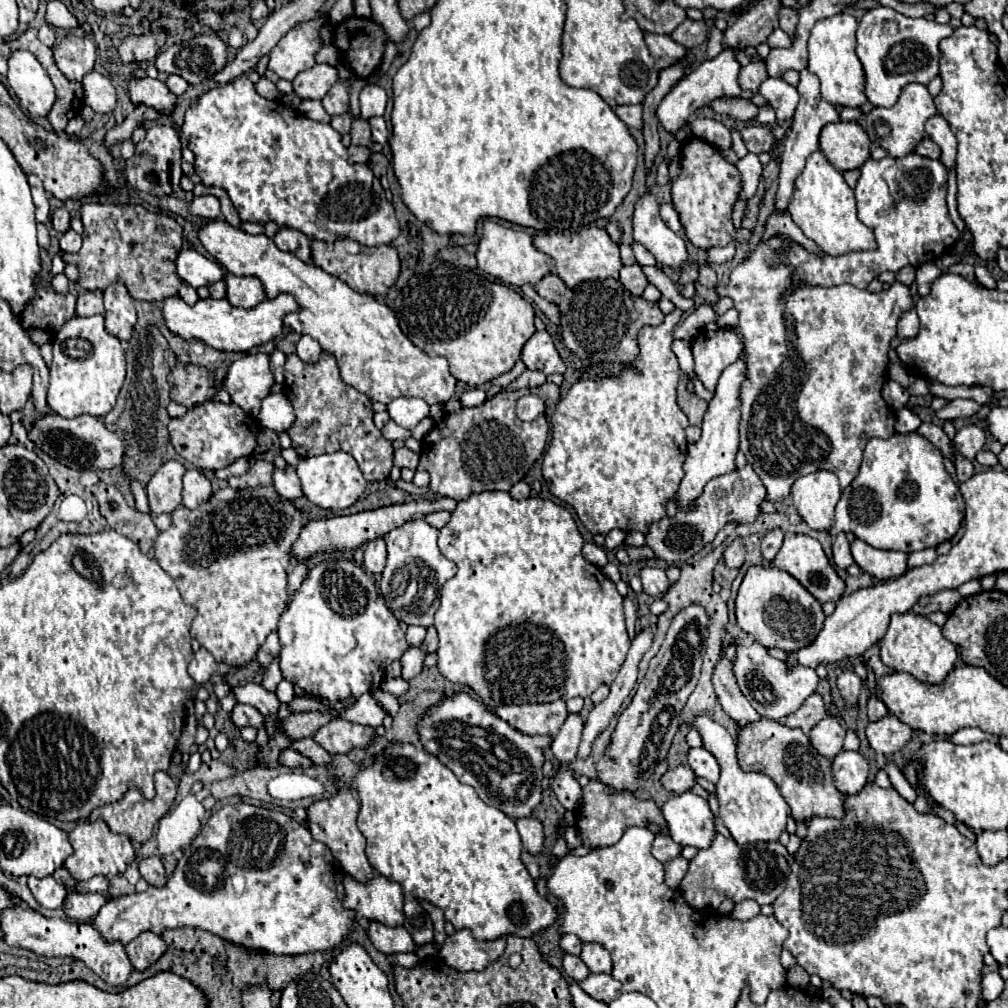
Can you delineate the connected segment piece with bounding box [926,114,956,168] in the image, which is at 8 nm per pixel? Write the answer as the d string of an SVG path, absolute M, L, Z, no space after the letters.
M936 114L936 116L932 116L928 122L926 122L926 134L928 134L928 138L932 138L940 148L942 148L942 162L948 166L948 168L952 168L954 166L954 158L956 158L956 136L952 134L952 130L950 130L950 126L948 126L948 122L940 116L940 114Z

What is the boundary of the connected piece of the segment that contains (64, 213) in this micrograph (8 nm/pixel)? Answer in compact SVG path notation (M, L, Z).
M64 206L56 208L52 212L52 228L56 232L66 232L70 228L70 214L68 214L68 210Z

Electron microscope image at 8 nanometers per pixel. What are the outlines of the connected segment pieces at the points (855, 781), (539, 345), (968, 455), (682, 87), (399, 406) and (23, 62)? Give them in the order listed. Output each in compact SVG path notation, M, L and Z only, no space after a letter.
M842 750L832 760L834 784L842 794L856 794L868 782L868 762L860 752Z
M536 332L526 342L522 350L522 360L528 370L540 370L544 374L562 374L566 370L566 364L554 348L554 342L548 332Z
M974 424L964 426L952 438L952 444L956 444L958 454L964 456L966 460L974 460L974 456L984 448L984 442L986 442L984 430L978 428L978 426L974 426Z
M724 48L716 58L712 60L704 60L700 66L696 66L688 76L684 76L662 100L662 104L658 106L658 120L662 122L662 126L668 132L676 132L678 128L682 128L688 122L688 116L694 114L698 108L710 104L712 100L720 98L720 96L742 96L750 98L754 93L740 90L738 86L738 60L736 60L736 48Z
M396 398L388 404L390 418L402 428L414 428L428 416L428 404L422 398Z
M18 50L8 60L8 84L32 116L46 116L56 102L56 90L42 64L28 52Z

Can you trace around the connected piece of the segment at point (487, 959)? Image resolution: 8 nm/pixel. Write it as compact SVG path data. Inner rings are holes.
M458 930L456 934L448 936L440 956L444 962L458 972L470 970L484 970L490 962L498 960L504 954L506 938L498 938L492 942L478 942L472 938L470 930Z

